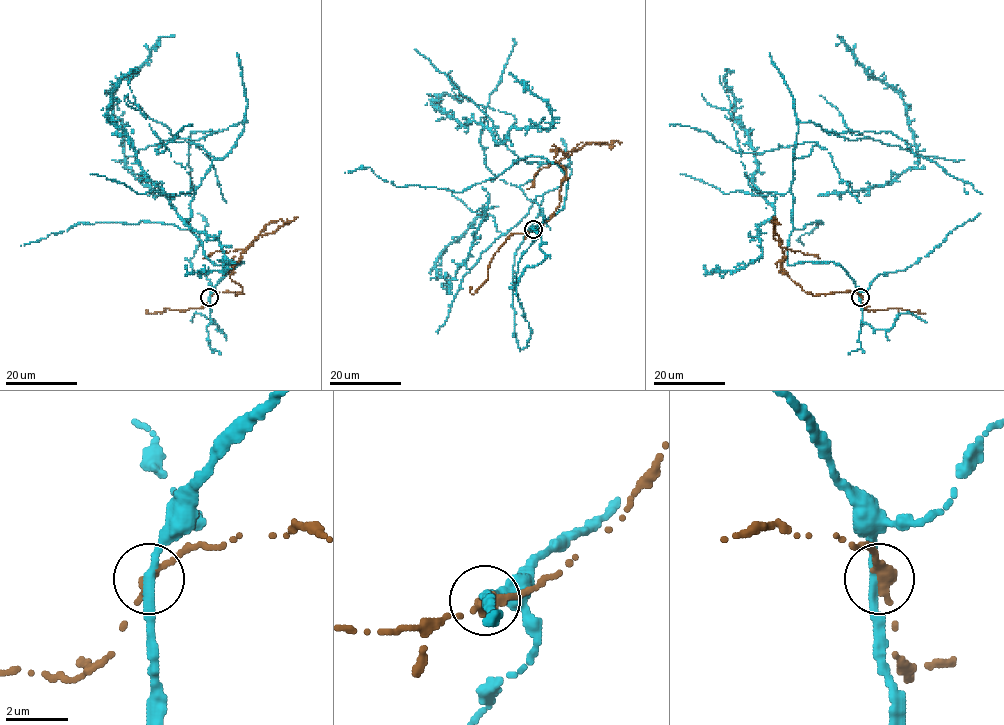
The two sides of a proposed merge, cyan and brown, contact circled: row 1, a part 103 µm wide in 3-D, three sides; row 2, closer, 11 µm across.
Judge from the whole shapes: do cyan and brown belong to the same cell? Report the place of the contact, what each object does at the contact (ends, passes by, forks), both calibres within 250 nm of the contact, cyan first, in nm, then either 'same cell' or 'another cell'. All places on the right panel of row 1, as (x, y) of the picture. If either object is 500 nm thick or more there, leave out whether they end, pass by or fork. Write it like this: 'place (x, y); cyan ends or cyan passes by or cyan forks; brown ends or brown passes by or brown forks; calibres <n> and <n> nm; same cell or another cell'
place (860, 297); cyan passes by; brown ends; calibres 240 and 440 nm; another cell

